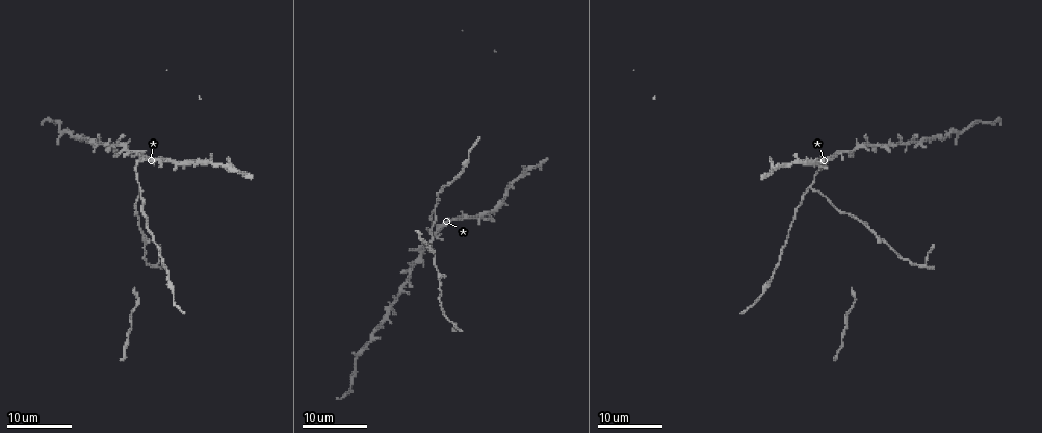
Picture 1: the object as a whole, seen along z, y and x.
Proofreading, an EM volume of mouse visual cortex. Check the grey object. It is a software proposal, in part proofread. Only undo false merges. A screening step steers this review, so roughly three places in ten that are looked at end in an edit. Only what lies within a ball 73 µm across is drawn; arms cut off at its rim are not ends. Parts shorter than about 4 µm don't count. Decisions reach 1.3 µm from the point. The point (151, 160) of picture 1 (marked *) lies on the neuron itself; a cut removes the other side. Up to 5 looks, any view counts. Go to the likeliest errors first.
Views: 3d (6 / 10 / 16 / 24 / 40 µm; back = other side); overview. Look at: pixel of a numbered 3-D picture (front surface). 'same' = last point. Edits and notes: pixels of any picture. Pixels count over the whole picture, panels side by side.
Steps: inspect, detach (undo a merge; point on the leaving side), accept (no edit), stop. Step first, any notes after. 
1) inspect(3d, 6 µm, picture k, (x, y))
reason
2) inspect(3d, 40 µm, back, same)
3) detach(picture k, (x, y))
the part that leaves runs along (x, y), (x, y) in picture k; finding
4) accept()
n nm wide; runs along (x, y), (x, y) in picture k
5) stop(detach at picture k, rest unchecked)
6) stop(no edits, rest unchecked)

inspect(3d, 24 µm, picture 1, (809, 189))
branch point

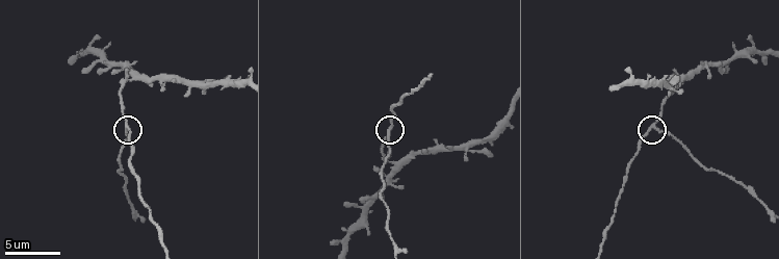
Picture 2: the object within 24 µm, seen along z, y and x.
inspect(3d, 6 µm, picture 2, (654, 126))

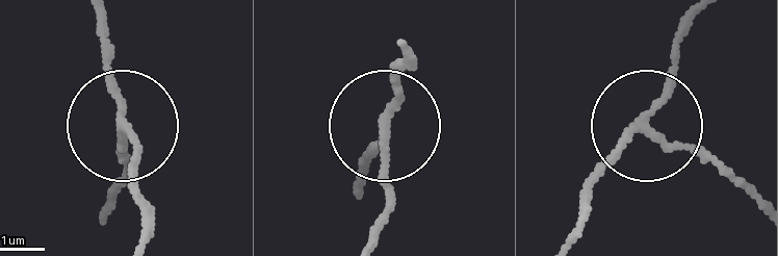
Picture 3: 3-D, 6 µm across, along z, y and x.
accept()
runs along (100, 15), (133, 149), (133, 201) in picture 3; one neuron here

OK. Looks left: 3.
inspect(3d, 16 µm, picture 2, (632, 82))
two arms in line, one across

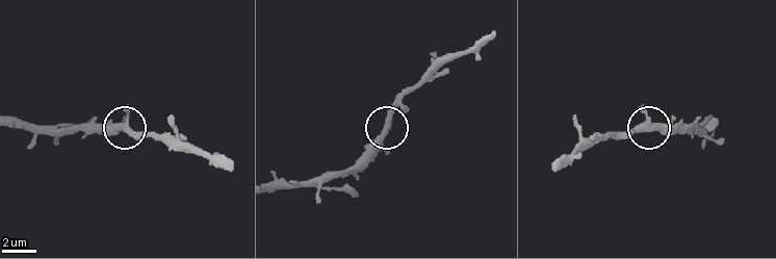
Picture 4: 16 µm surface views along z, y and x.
accept()
runs along (274, 189), (311, 186), (344, 174), (418, 83) in picture 4; continuous, no second neuron

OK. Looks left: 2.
inspect(3d, 24 µm, picture 1, (136, 307))
a narrow waist

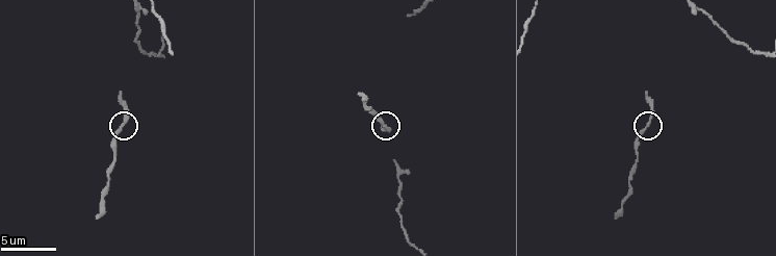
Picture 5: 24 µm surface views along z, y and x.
inspect(3d, 6 µm, picture 5, (647, 126))

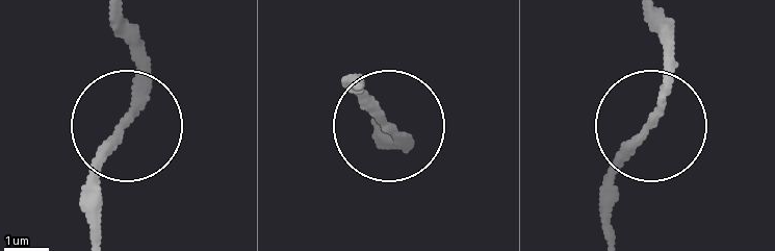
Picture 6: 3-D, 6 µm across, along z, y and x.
accept()
all the same neuron

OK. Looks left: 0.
stop(no edits, rest unchecked)

